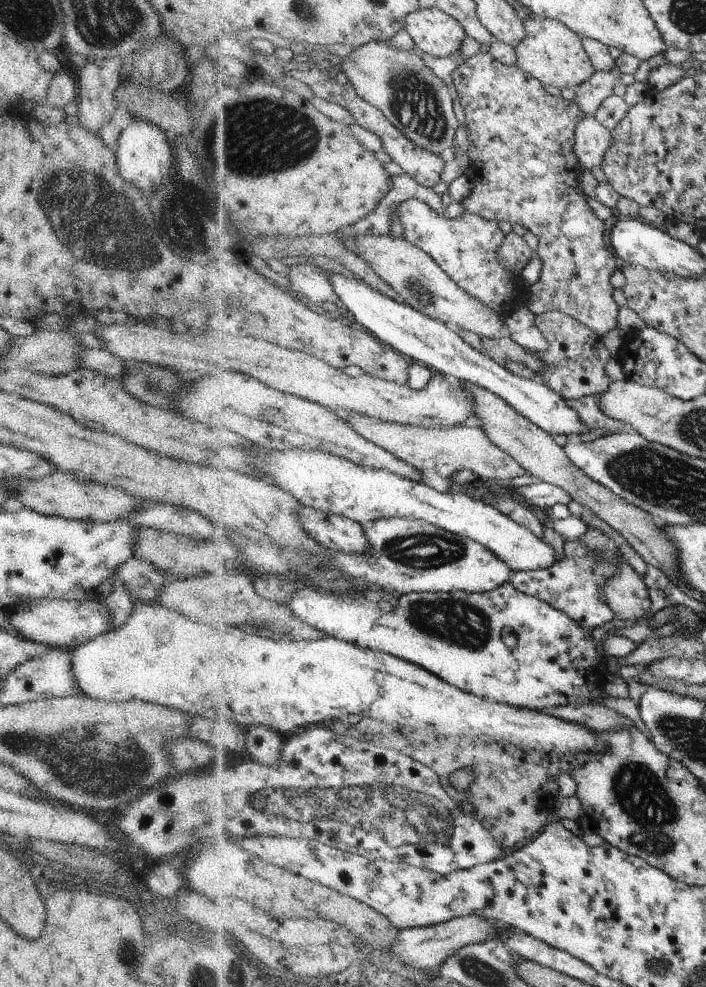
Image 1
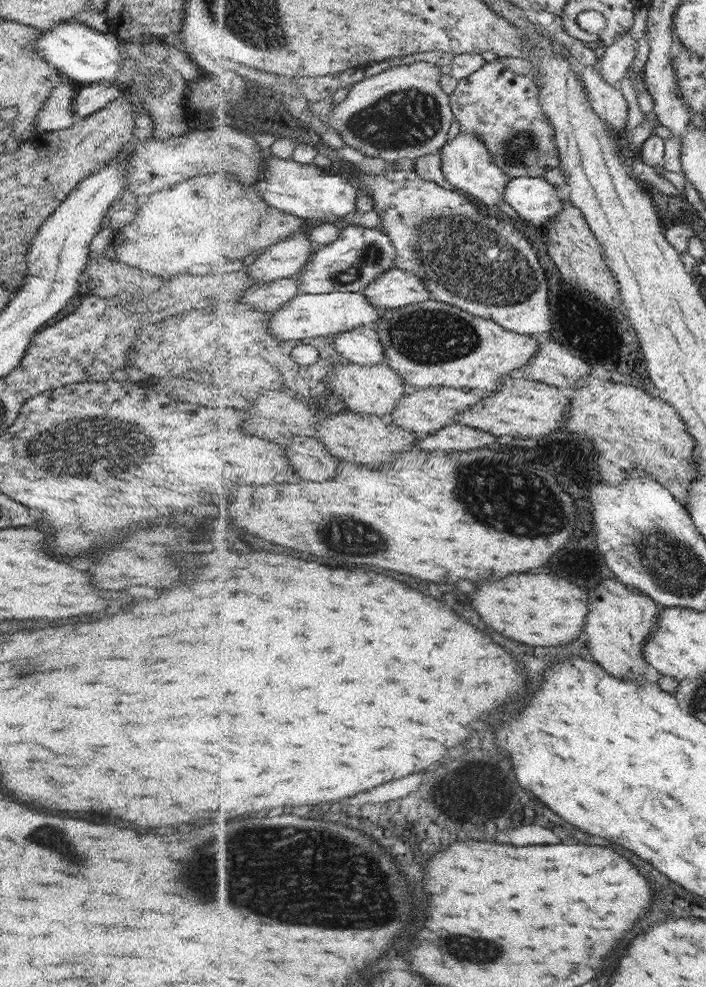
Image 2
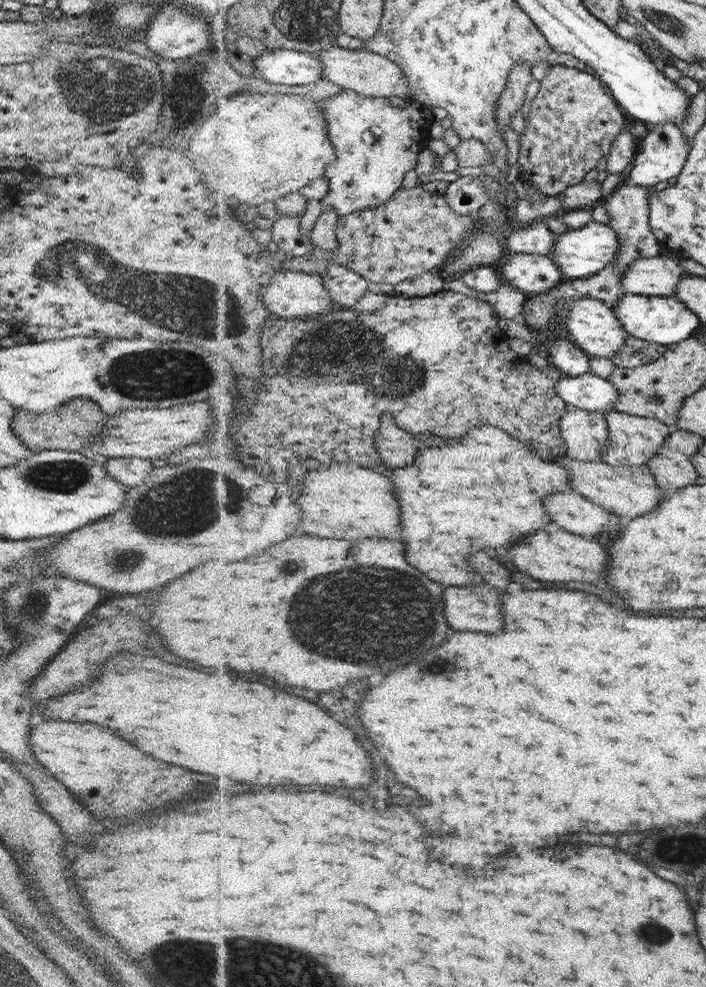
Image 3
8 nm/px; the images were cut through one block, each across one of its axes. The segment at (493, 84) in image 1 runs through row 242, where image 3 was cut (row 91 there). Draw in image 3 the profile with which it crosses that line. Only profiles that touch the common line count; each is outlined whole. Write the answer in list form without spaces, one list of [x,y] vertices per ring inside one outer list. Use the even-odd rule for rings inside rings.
[[[556,65],[548,68],[548,74],[540,82],[540,91],[533,99],[530,117],[526,120],[526,129],[519,147],[519,159],[516,166],[522,167],[518,175],[522,180],[530,180],[538,192],[556,196],[569,186],[582,182],[584,176],[601,164],[600,158],[610,154],[615,138],[625,129],[624,114],[616,106],[614,98],[608,96],[602,82],[589,69],[580,70]]]

